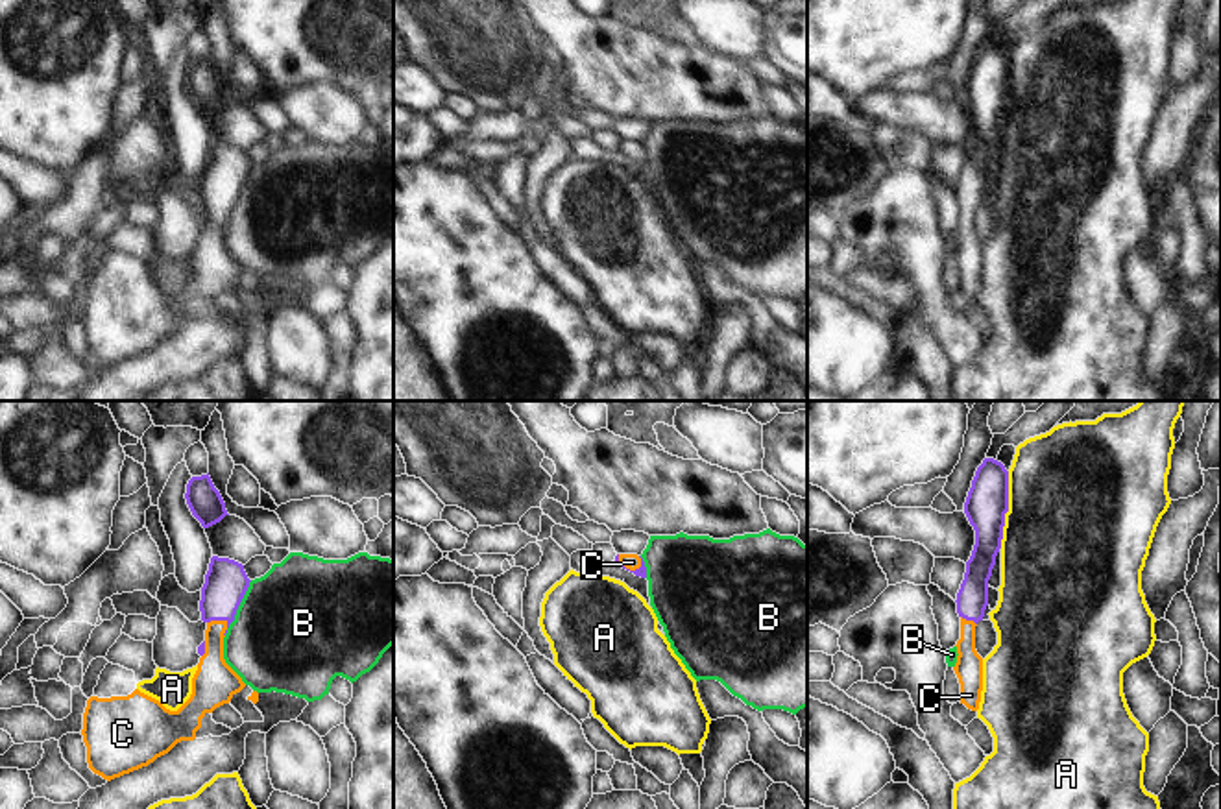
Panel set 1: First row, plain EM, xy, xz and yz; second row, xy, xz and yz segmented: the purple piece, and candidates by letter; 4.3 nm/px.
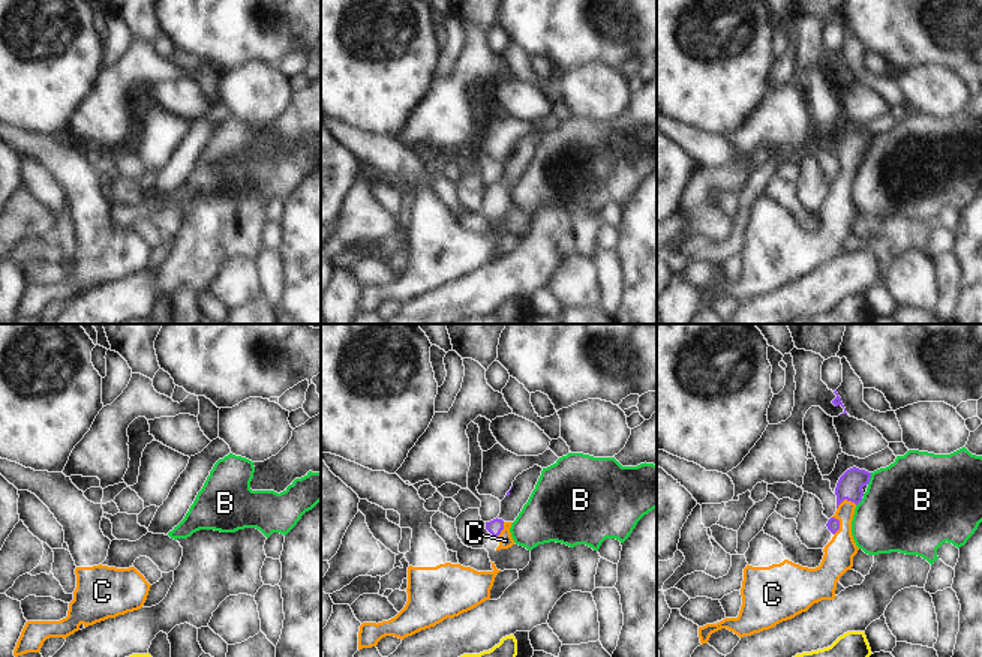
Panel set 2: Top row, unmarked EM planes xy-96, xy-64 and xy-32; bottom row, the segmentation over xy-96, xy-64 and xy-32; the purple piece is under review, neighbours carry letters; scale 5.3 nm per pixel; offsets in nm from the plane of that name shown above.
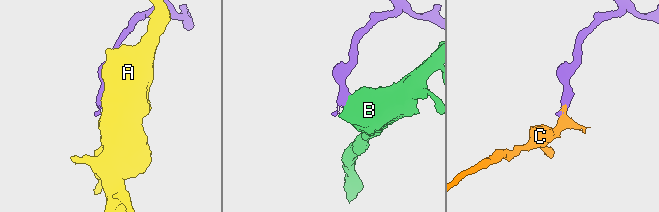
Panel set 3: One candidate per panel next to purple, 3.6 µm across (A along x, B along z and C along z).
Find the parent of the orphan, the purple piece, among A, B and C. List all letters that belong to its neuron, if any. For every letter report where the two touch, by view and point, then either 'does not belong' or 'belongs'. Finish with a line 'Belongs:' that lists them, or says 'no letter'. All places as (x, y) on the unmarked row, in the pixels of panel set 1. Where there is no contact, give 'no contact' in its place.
A: contact yz (1007, 96); does not belong
B: contact xy (237, 194); does not belong
C: contact xy (224, 205); belongs
Belongs: C

